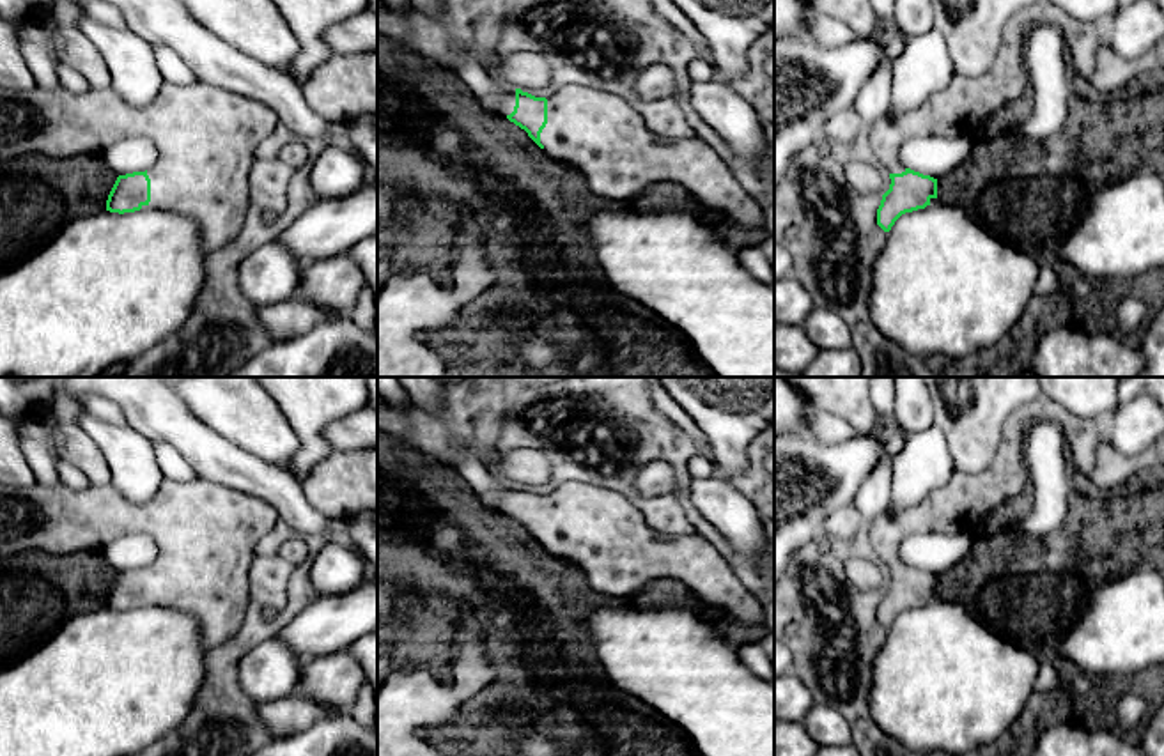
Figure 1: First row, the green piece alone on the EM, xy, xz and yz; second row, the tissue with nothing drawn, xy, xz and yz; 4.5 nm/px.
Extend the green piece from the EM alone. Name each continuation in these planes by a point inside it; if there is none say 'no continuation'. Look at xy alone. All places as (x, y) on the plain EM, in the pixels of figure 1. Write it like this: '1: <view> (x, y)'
1: xy (206, 533)

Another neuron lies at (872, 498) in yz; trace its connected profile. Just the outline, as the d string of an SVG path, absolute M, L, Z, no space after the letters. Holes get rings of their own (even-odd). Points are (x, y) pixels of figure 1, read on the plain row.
M884 455L881 464L868 473L852 501L861 515L863 526L868 526L889 506L891 482L891 459Z

